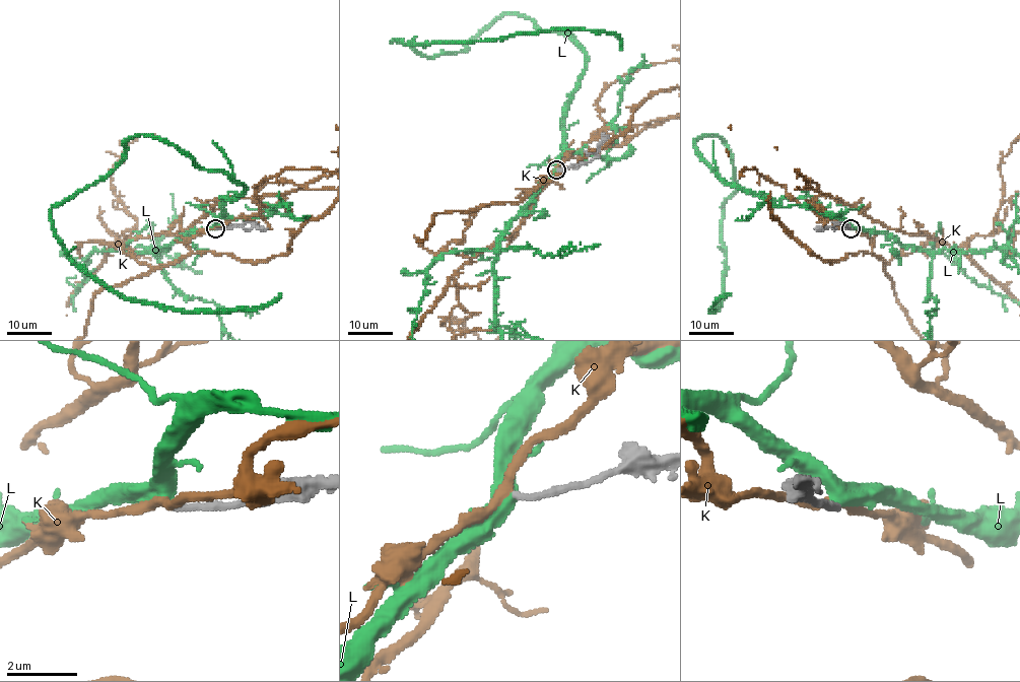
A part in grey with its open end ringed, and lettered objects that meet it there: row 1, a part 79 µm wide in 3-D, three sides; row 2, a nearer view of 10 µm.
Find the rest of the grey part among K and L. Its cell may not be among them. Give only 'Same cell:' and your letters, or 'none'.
Same cell: L

